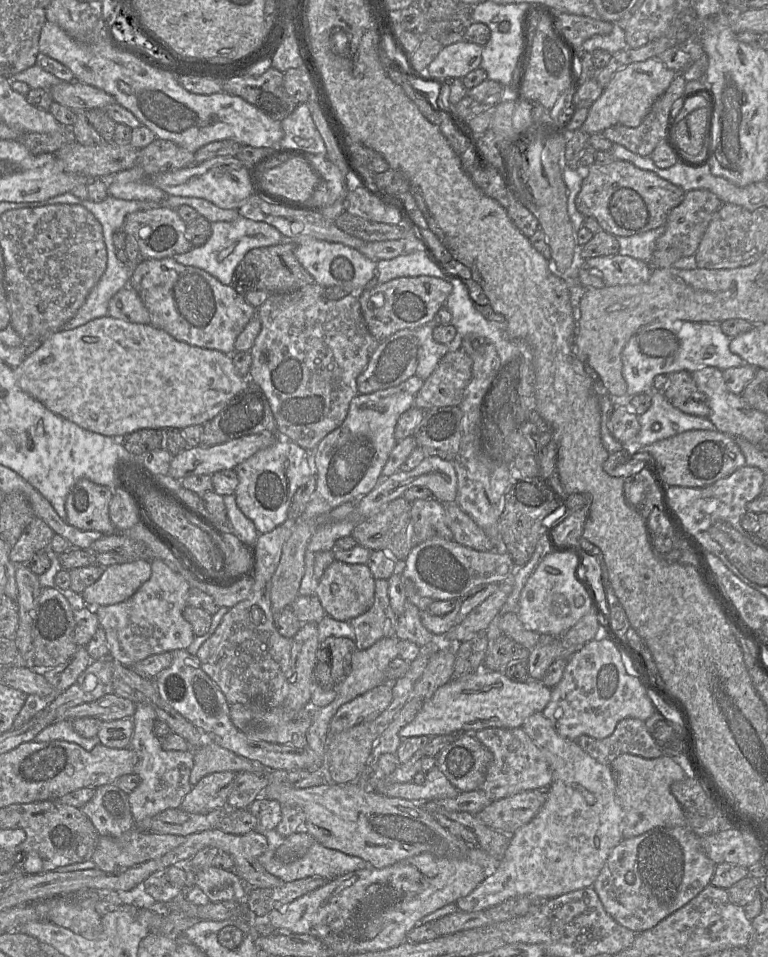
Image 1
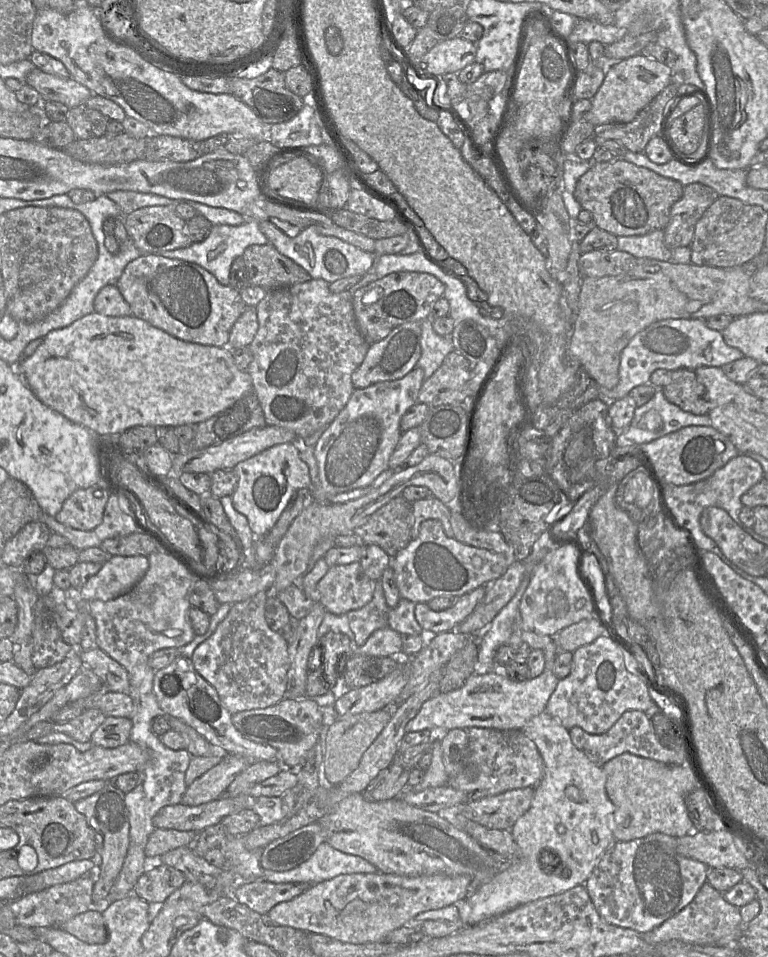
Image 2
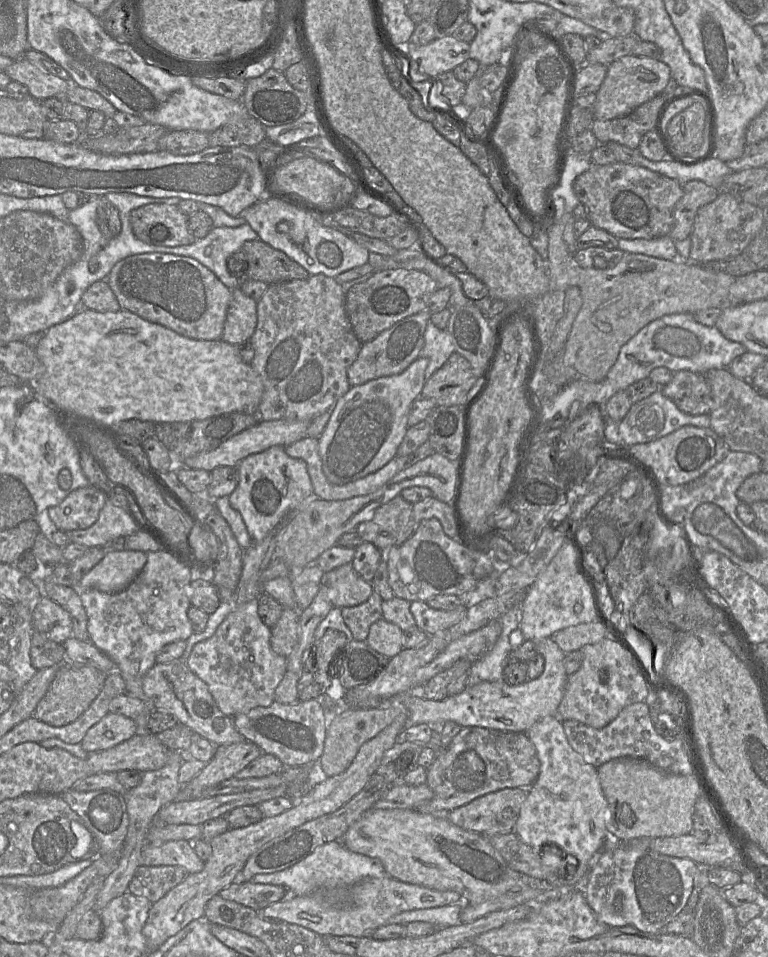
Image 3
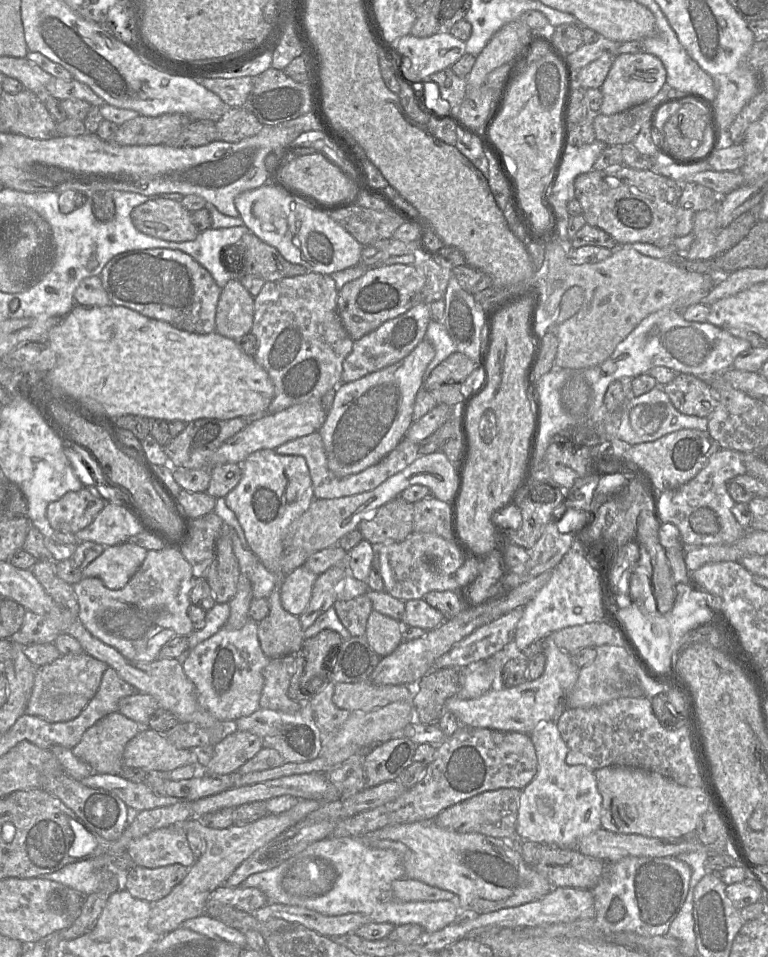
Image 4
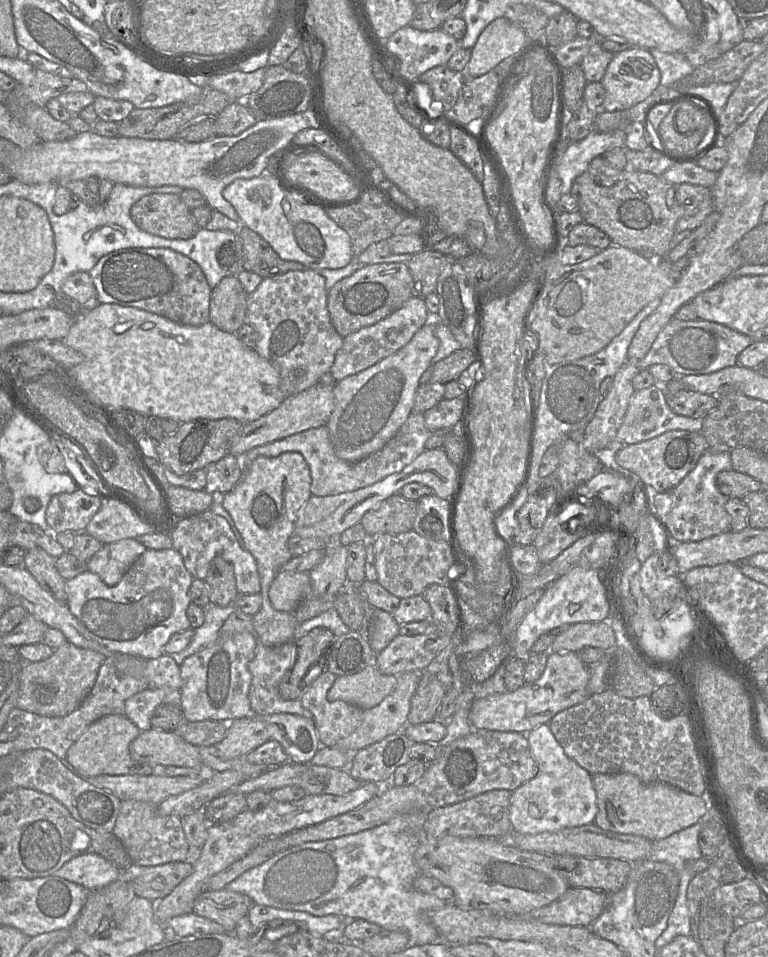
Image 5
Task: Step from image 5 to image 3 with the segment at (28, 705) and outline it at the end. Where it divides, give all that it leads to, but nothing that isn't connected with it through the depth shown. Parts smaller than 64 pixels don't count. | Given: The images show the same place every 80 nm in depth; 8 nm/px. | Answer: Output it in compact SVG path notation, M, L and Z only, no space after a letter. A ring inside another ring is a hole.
M64 662L51 683L47 693L38 703L33 717L49 725L61 727L77 720L101 692L106 674L96 668Z

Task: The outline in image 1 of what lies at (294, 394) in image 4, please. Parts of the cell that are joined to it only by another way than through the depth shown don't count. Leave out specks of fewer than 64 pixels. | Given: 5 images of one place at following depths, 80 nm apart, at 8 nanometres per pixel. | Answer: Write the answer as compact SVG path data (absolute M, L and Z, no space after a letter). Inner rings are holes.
M312 283L296 291L270 294L266 301L257 308L257 315L261 321L261 329L250 350L252 357L250 379L262 389L267 397L277 424L277 433L281 438L290 439L290 441L298 444L310 453L316 449L325 436L344 422L351 400L359 394L357 377L364 371L371 355L380 343L371 335L367 328L359 303L359 292L351 292L340 300L328 300L324 296L324 290L325 288L319 284Z

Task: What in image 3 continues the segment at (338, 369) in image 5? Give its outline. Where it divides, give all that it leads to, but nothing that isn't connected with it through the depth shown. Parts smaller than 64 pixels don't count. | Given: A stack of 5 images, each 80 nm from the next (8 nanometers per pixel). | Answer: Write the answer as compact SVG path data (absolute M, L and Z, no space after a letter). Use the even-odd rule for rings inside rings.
M427 307L421 312L396 322L373 340L362 343L357 358L347 370L350 386L361 385L373 379L402 373L419 357L424 345L424 334L430 315L431 312Z

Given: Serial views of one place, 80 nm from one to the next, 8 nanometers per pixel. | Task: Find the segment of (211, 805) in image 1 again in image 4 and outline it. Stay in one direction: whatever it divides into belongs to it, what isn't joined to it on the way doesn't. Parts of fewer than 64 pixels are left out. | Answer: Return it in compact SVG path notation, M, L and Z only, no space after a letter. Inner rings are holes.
M231 727L231 732L214 746L213 756L207 768L201 772L216 777L231 775L238 771L245 762L253 758L262 748L263 743L258 736Z

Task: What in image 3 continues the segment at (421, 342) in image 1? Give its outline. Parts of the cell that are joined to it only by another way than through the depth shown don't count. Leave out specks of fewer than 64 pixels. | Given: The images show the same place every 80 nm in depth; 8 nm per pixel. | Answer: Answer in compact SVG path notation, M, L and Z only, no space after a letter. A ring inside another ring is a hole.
M430 320L428 321L424 334L424 345L419 357L429 359L429 364L425 370L425 381L439 369L455 352L452 338L445 329L437 328Z

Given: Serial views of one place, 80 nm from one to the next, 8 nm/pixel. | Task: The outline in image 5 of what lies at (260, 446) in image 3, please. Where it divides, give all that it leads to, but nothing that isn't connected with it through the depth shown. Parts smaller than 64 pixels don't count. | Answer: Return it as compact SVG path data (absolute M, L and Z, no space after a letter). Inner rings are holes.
M331 374L324 375L318 383L308 389L287 396L280 406L268 414L244 423L230 441L229 454L241 459L241 456L252 448L326 425L335 408L334 386L337 382Z

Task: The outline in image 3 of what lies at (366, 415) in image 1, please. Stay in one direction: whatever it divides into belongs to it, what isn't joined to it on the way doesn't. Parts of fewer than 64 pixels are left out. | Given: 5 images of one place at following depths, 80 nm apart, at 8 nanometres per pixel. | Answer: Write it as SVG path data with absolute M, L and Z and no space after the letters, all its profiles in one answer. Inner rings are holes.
M418 357L402 373L380 377L364 384L351 386L336 402L330 419L318 438L322 469L327 480L343 485L373 473L396 456L397 449L408 429L408 414L413 401L421 394L429 359Z

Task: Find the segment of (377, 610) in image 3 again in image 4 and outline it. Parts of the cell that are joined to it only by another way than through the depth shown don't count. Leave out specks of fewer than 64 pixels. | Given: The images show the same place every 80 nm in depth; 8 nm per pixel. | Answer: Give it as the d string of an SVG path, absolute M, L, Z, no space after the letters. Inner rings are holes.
M366 594L347 601L336 600L333 608L351 636L365 636L367 620L373 610L372 602Z

